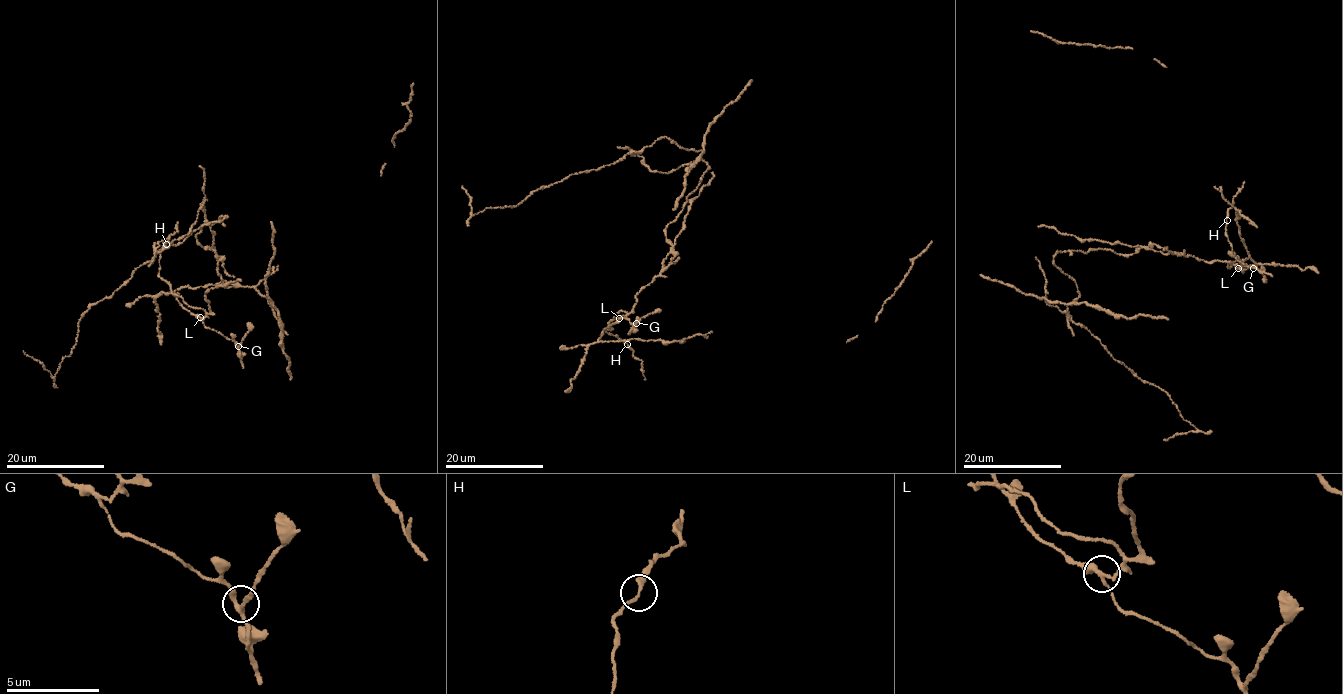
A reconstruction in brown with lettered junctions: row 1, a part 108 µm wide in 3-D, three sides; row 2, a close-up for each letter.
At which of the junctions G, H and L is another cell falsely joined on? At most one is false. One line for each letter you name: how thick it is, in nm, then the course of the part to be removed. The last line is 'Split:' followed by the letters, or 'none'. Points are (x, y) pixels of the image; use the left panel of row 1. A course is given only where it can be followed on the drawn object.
L: calibre 180 nm; course (201, 317), (223, 282), (196, 235), (226, 217), (159, 242), (89, 304), (54, 376), (23, 351)
Split: L

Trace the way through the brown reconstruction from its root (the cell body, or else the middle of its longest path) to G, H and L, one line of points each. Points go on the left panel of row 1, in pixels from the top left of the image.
G: (213, 288), (205, 295), (211, 310), (202, 318), (202, 323), (238, 346)
H: (213, 288), (205, 295), (208, 313), (172, 293), (159, 276), (159, 249), (166, 244)
L: (213, 288), (205, 295), (211, 310), (201, 317)

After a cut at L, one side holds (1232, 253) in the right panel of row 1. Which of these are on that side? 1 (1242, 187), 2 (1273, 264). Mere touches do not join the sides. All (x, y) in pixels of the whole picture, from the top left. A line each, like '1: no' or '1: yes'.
1: yes
2: no

